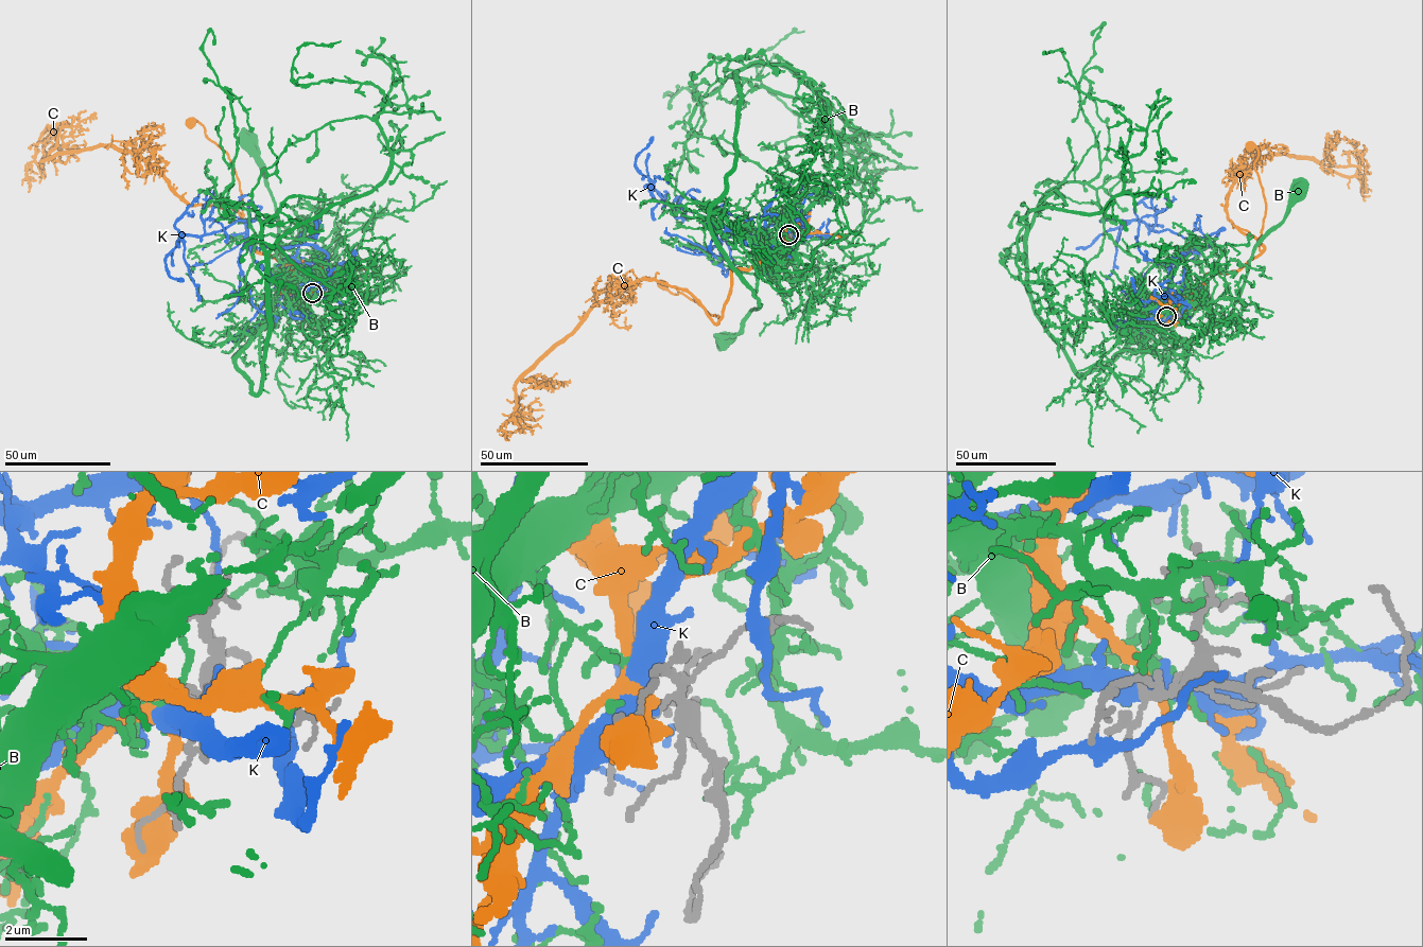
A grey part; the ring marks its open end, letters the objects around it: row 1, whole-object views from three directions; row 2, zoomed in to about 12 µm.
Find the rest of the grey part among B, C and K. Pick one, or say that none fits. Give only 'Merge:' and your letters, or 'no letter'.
Merge: B

